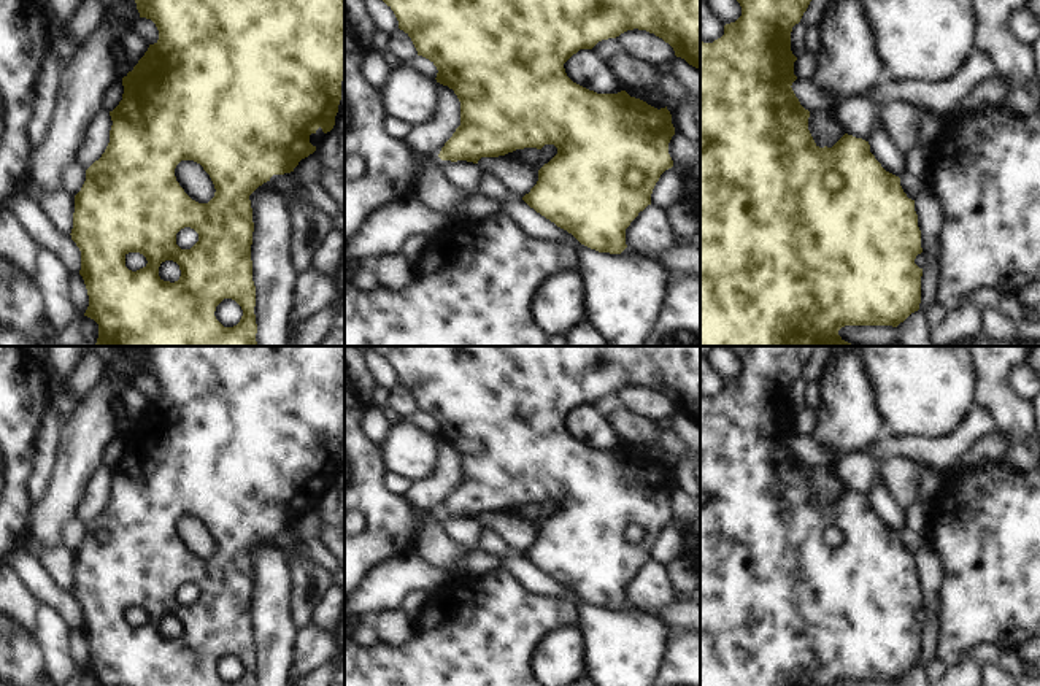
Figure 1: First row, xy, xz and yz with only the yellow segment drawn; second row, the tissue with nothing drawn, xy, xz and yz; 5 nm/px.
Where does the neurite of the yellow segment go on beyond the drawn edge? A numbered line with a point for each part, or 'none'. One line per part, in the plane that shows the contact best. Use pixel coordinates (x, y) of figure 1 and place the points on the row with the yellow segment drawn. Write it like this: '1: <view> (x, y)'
none

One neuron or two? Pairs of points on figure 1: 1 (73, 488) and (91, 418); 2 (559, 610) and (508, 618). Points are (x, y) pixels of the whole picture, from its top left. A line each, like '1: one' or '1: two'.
1: one
2: one

